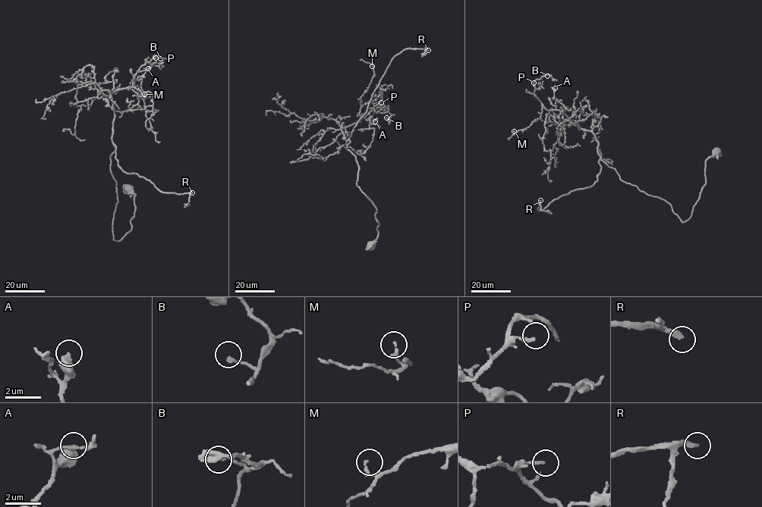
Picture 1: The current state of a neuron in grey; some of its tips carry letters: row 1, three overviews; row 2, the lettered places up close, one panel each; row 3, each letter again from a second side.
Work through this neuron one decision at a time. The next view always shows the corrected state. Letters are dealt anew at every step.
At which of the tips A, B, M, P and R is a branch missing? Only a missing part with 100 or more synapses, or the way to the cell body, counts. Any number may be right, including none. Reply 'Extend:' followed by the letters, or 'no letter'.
Extend: R

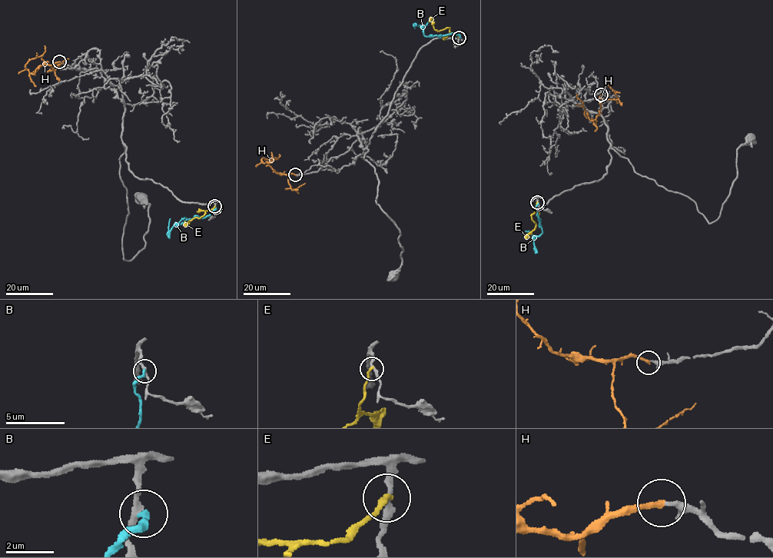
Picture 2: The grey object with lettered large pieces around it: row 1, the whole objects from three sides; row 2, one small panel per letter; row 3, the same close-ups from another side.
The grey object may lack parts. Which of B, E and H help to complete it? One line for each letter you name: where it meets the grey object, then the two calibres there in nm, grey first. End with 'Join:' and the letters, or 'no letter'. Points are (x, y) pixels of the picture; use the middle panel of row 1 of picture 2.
H: Touches grey at (295, 174). Thickness 260 nm (grey) against 240 nm
Join: H

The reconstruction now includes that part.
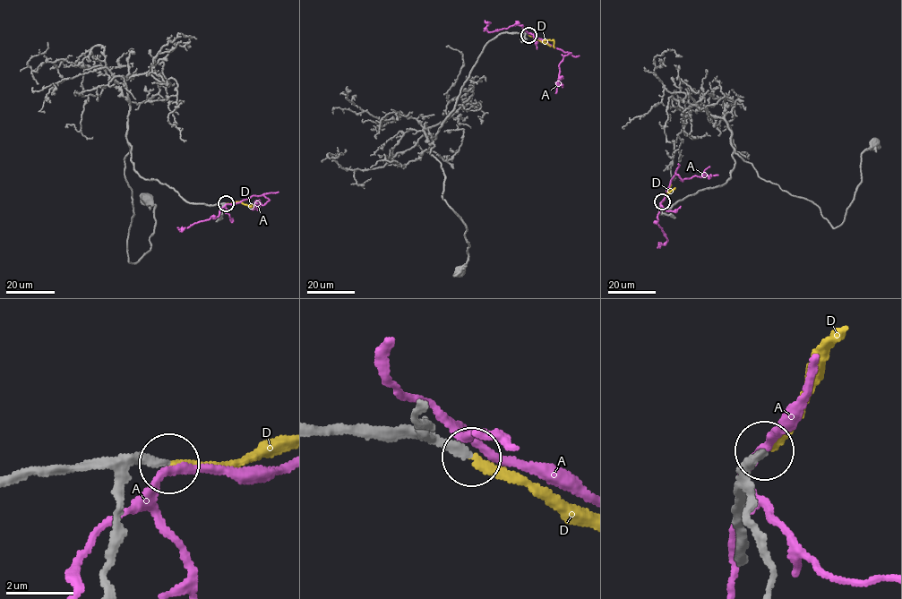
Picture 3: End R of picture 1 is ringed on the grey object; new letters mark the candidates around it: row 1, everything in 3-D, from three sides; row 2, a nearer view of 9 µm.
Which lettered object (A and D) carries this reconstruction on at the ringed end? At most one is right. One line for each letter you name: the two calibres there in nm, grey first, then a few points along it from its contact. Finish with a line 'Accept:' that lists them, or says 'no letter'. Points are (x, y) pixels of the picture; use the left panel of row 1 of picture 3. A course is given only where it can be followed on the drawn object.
D: 280/200 nm | via (226, 203), (239, 201), (251, 207), (252, 205)
Accept: D

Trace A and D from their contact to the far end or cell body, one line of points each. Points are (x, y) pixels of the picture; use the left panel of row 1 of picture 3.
A: (226, 204), (234, 204), (253, 195), (262, 195), (269, 200), (263, 205), (256, 202), (251, 209)
D: (226, 203), (239, 201), (251, 207), (252, 205)

